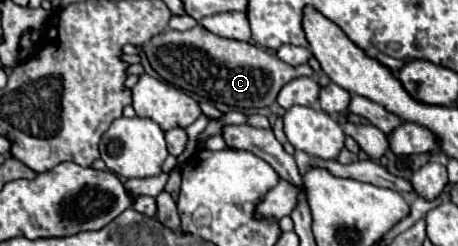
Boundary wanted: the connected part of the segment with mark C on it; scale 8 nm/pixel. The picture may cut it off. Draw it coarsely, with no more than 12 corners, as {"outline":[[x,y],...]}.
{"outline":[[202,25],[142,49],[170,85],[238,109],[314,77]]}

